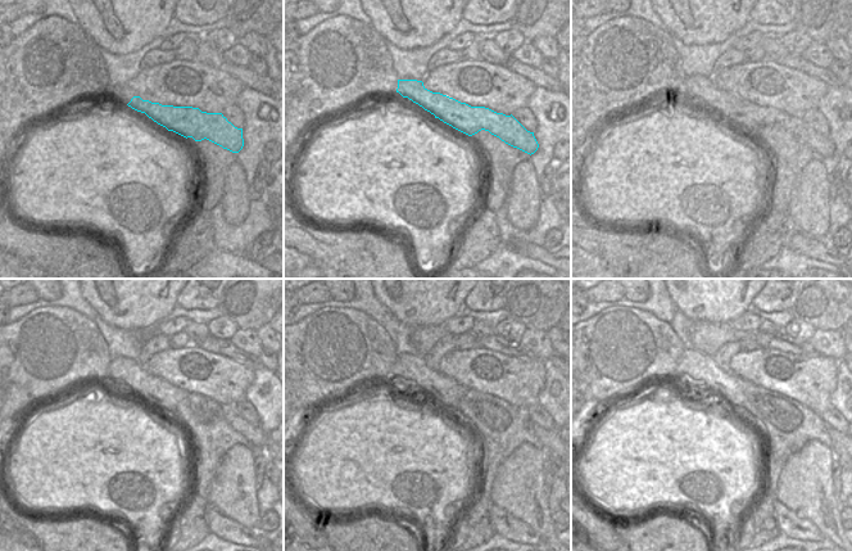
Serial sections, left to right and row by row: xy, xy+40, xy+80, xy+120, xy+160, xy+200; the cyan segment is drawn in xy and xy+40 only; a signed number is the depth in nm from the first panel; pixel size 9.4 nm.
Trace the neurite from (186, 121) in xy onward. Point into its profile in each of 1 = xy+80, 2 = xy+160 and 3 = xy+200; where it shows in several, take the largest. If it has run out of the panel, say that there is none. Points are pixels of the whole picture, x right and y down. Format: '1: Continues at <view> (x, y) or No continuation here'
1: Continues at xy+80 (749, 116)
2: Continues at xy+160 (409, 367)
3: Continues at xy+200 (699, 367).

